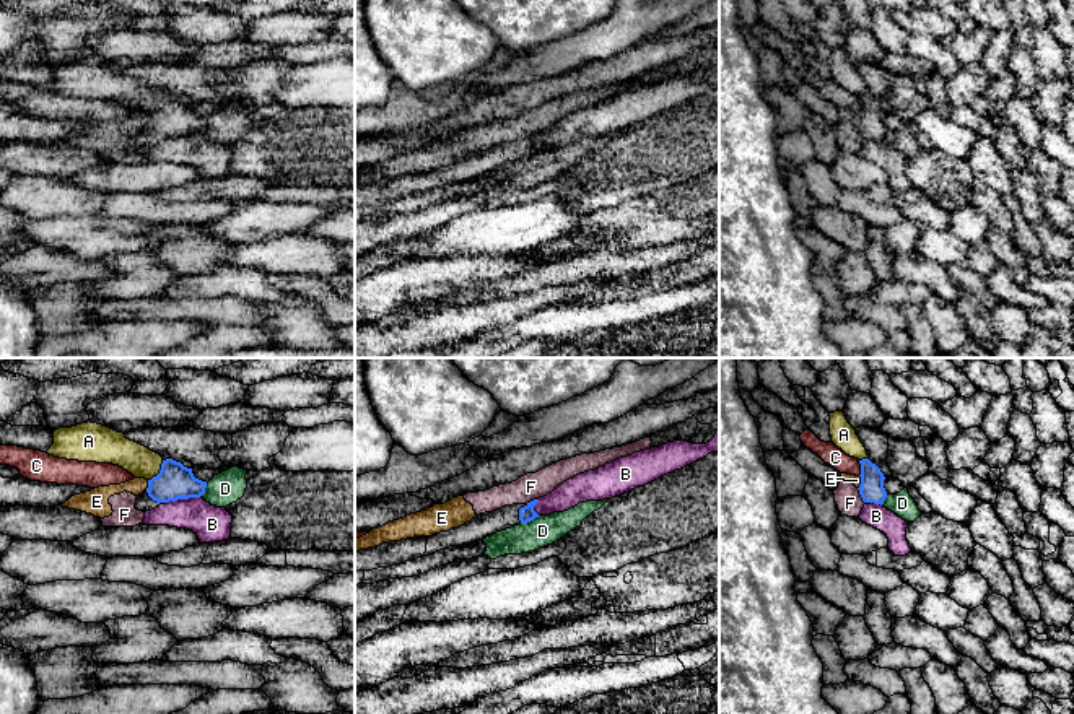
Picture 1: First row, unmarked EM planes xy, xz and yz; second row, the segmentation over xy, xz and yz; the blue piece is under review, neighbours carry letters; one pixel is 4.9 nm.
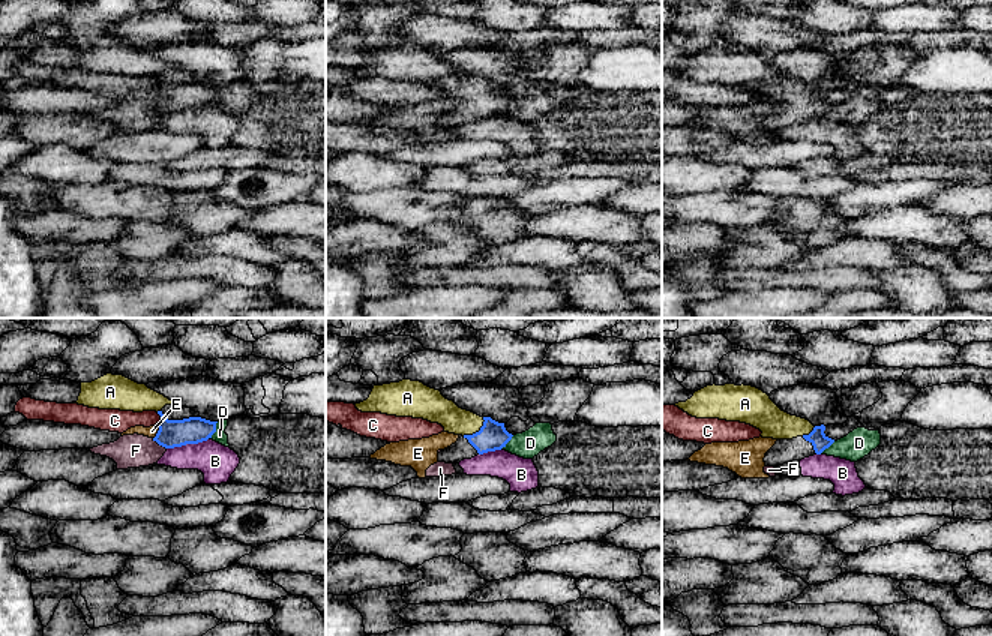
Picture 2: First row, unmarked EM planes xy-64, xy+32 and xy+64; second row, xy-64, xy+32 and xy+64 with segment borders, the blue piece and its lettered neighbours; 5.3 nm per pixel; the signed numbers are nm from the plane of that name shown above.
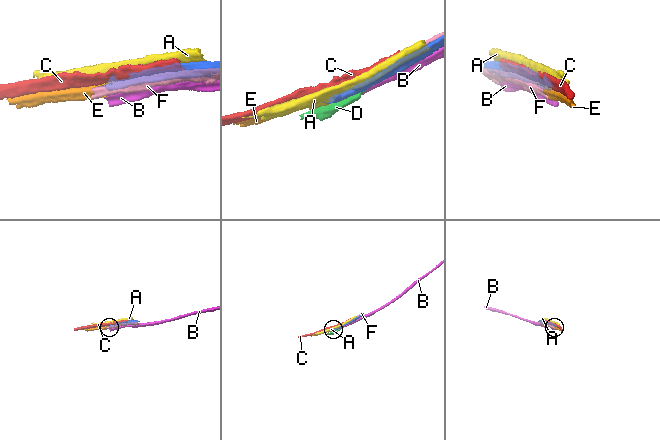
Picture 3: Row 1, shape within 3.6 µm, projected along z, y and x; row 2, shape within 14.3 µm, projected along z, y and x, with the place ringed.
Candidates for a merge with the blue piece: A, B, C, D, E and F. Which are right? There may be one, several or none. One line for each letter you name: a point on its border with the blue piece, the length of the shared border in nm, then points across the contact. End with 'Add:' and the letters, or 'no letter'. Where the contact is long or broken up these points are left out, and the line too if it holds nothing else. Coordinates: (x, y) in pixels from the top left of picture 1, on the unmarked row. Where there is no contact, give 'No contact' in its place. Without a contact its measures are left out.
Add: no letter

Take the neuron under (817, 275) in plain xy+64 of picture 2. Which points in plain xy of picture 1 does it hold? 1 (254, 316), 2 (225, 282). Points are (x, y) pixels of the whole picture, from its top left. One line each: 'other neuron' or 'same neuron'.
1: same neuron
2: other neuron

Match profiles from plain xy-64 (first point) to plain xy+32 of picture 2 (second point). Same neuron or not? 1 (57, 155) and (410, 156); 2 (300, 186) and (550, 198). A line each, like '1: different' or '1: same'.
1: different
2: same

